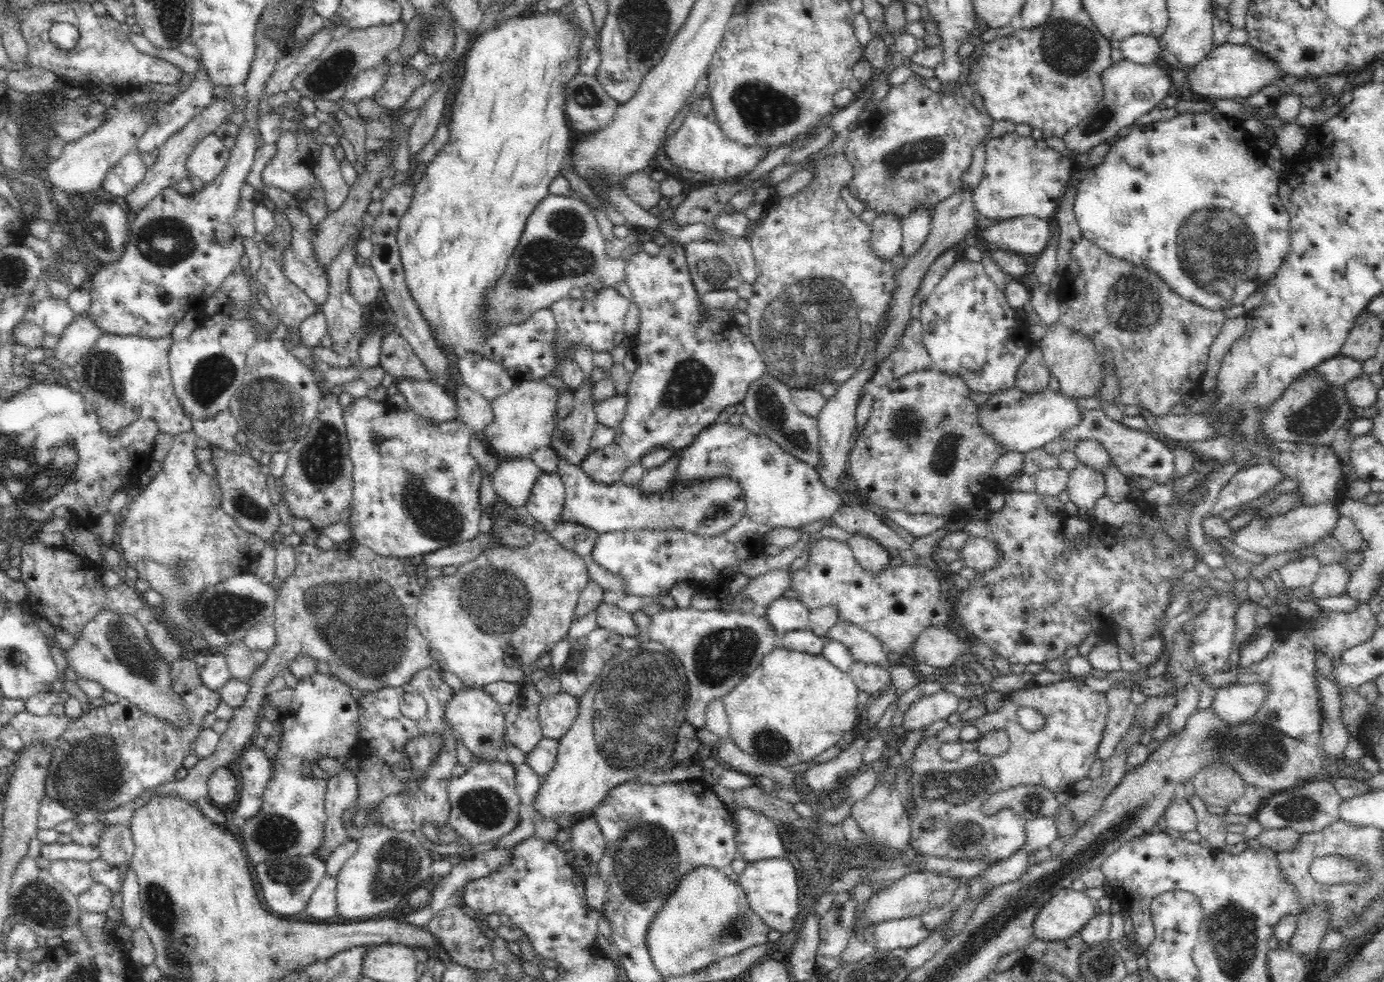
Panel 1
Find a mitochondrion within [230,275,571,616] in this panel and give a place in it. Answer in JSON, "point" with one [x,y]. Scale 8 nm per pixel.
{"point":[272,410]}

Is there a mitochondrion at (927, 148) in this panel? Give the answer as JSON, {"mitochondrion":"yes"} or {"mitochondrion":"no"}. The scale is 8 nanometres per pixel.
{"mitochondrion":"yes"}

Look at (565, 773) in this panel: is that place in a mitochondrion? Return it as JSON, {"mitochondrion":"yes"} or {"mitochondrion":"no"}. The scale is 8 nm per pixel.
{"mitochondrion":"no"}

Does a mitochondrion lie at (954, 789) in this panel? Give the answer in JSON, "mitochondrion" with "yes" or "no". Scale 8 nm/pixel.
{"mitochondrion":"yes"}

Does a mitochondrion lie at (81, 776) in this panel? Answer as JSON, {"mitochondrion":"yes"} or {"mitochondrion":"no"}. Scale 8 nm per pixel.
{"mitochondrion":"yes"}

